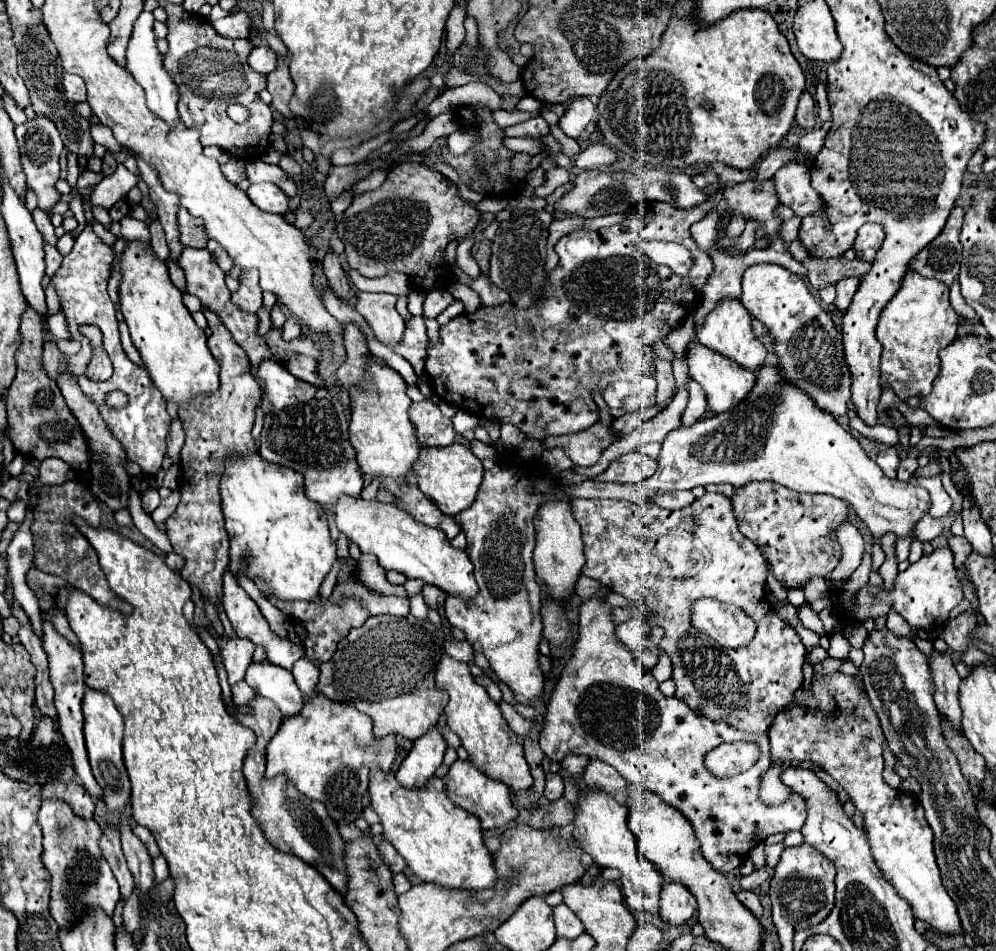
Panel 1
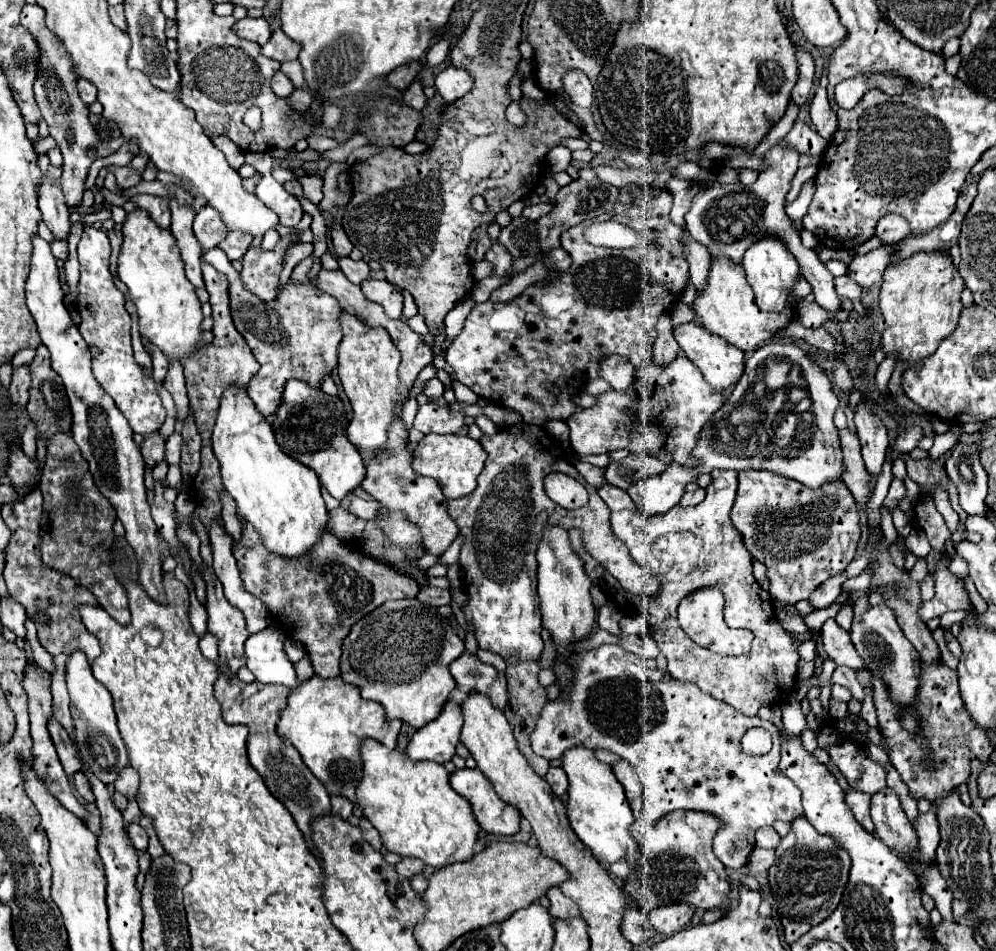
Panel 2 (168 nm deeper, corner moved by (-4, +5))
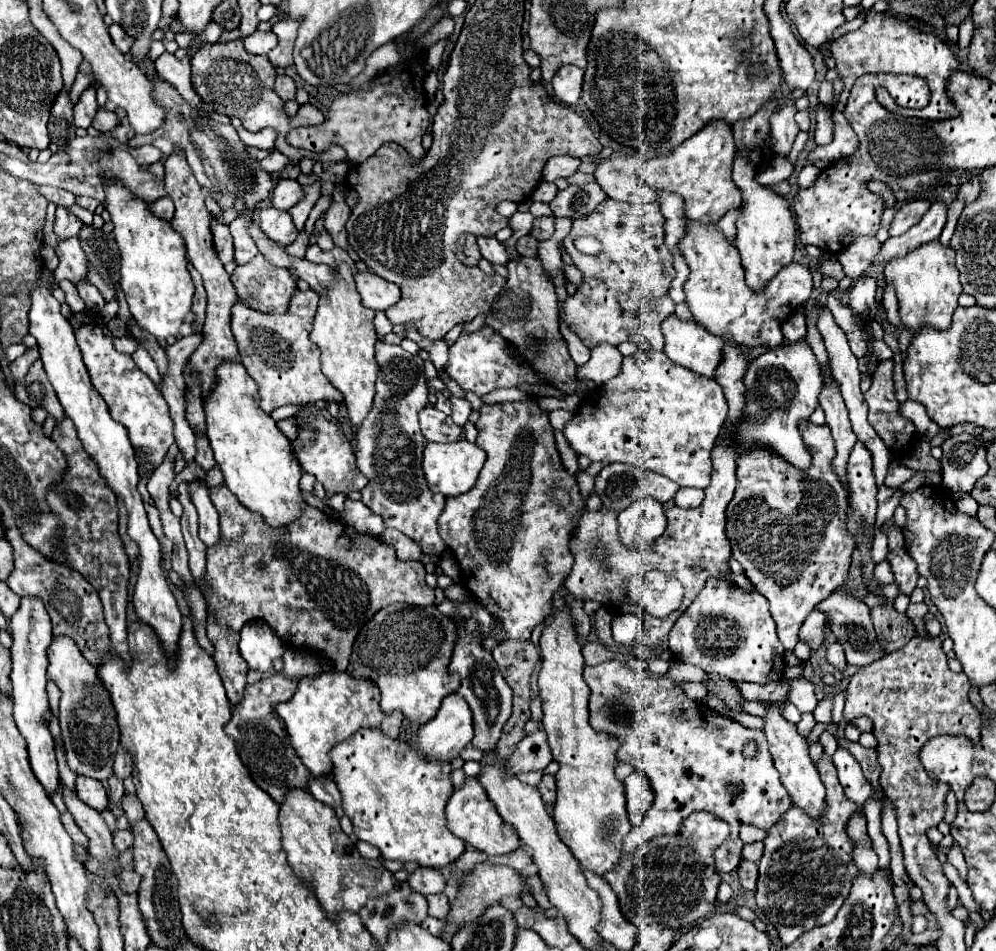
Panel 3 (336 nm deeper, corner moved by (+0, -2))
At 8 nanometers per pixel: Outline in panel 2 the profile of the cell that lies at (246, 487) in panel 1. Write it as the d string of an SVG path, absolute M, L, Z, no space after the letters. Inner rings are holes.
M230 386L222 394L212 442L222 470L222 484L236 500L238 514L262 534L264 546L288 558L306 556L328 522L320 480L314 470L298 464L278 448L272 426L258 412L246 390Z

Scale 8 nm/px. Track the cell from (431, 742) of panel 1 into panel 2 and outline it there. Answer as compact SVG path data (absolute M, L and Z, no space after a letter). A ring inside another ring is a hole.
M450 700L442 706L442 712L434 722L426 724L412 736L406 752L414 762L434 760L438 764L444 764L456 752L456 744L460 742L460 730L462 710L458 702Z

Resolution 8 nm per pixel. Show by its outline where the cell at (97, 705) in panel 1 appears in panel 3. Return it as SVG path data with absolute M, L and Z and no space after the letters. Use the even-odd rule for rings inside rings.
M54 637L48 651L48 675L62 691L60 697L60 725L62 741L68 753L68 767L84 777L106 783L112 775L114 755L118 751L118 725L116 711L110 703L110 695L96 675L96 667L86 663L78 645L70 637Z

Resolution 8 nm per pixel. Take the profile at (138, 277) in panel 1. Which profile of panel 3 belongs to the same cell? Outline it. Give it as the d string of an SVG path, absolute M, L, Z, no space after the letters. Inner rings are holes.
M106 175L106 211L112 217L114 223L114 239L120 249L120 287L126 293L126 301L130 305L130 313L136 319L136 323L156 337L156 341L166 339L170 335L178 335L180 325L184 323L184 317L192 309L192 297L194 297L194 285L190 279L190 273L186 269L186 245L180 239L180 235L172 229L170 223L156 219L148 211L148 203L136 199L130 195L126 187L122 187L120 181L112 181L110 175Z

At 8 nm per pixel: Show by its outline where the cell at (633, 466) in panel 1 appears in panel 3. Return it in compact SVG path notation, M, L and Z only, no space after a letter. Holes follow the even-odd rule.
M614 463L614 465L606 465L596 475L594 489L606 507L622 511L638 497L646 497L646 495L652 495L654 499L664 503L676 495L680 485L670 479L664 479L654 471L646 471L634 465Z

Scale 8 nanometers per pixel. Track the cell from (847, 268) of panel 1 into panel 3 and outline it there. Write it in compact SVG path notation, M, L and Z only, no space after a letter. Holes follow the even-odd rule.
M974 175L968 183L964 183L964 185L958 189L956 197L962 199L964 205L968 205L968 203L972 203L972 201L978 197L978 193L980 193L980 181L978 181L978 177Z

